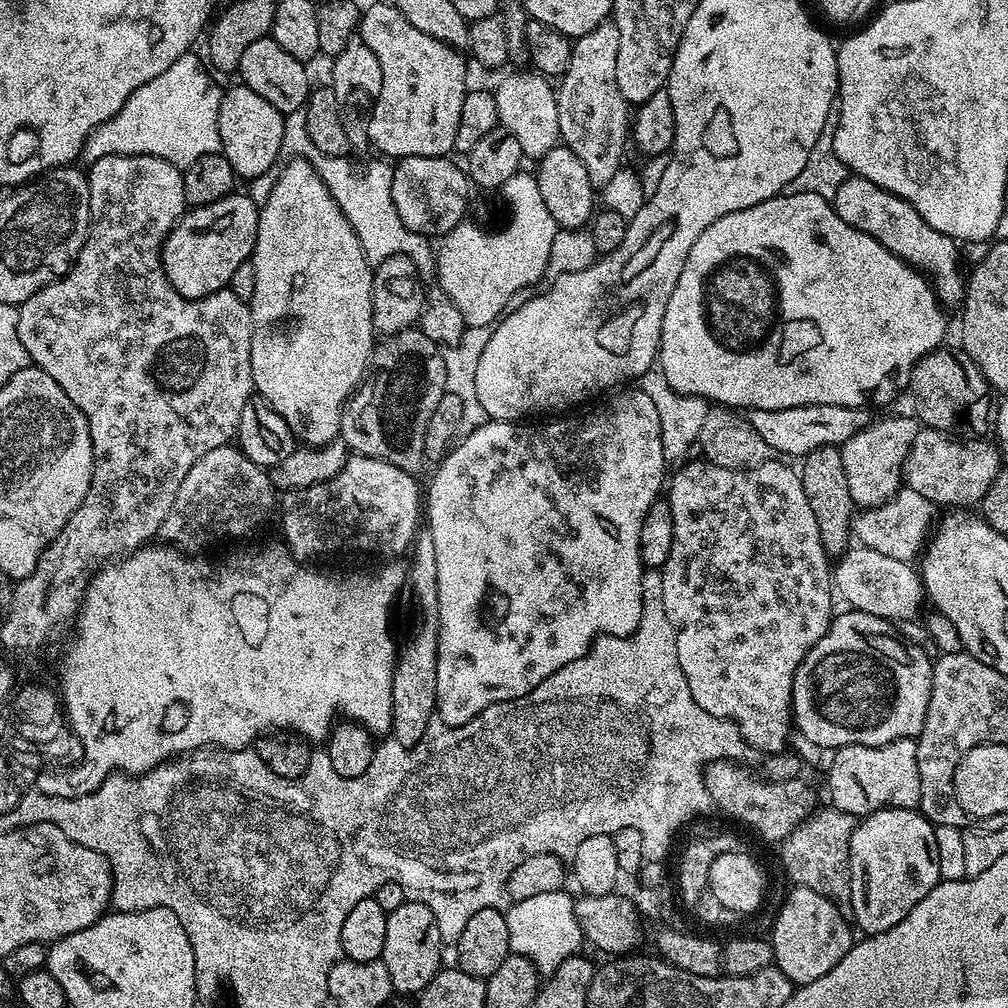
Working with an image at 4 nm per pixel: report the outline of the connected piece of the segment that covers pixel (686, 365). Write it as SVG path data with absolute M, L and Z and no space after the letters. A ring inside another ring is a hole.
M812 193L781 194L766 202L758 202L758 206L726 214L698 234L698 242L690 246L686 266L682 266L682 274L678 274L678 286L674 286L670 302L666 302L658 363L662 366L662 374L666 374L666 382L670 382L675 392L702 396L709 402L732 410L782 410L807 404L868 408L872 404L888 404L899 388L907 389L913 366L927 352L945 343L944 331L948 328L948 320L944 313L945 309L937 300L927 275L900 260L870 234L862 234L862 230L854 230L854 226L842 222L826 198Z

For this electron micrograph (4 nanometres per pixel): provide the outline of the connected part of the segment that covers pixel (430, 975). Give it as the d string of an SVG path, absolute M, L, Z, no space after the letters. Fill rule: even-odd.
M406 899L404 904L388 913L386 946L382 946L380 959L383 960L386 970L390 970L393 993L418 994L426 986L430 986L432 979L440 973L440 951L443 948L446 948L446 943L439 932L439 922L435 920L429 906Z

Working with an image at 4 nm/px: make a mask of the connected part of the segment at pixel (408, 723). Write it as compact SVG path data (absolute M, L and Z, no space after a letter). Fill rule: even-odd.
M427 530L417 535L410 548L412 561L406 564L406 584L412 587L412 596L418 607L424 611L424 624L420 624L402 644L396 657L396 669L392 675L392 730L391 739L397 740L404 748L412 748L426 734L432 716L436 715L436 691L438 674L438 642L436 641L436 607L438 606L438 564L434 554L434 542Z

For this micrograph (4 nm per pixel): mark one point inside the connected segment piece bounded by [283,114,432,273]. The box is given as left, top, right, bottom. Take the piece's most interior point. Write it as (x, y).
(363, 194)

